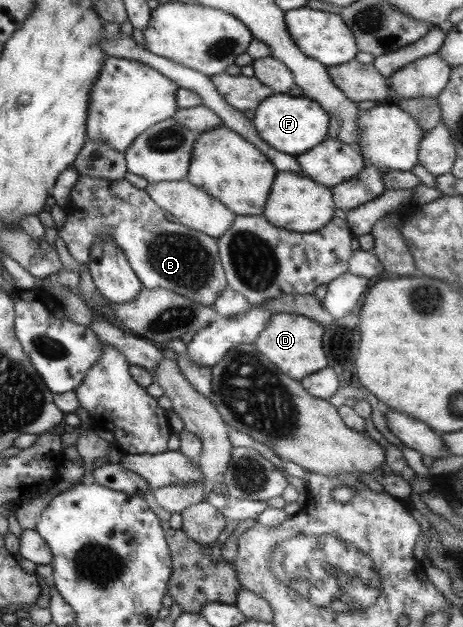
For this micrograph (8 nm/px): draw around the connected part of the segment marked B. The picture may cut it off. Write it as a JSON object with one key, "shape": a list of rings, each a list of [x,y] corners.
{"shape":[[[78,177],[63,209],[65,222],[56,230],[57,236],[78,264],[86,264],[97,236],[107,234],[123,252],[145,289],[164,289],[191,302],[212,306],[219,293],[228,287],[216,240],[183,224],[165,220],[164,210],[153,203],[144,189],[136,188],[124,178]]]}

